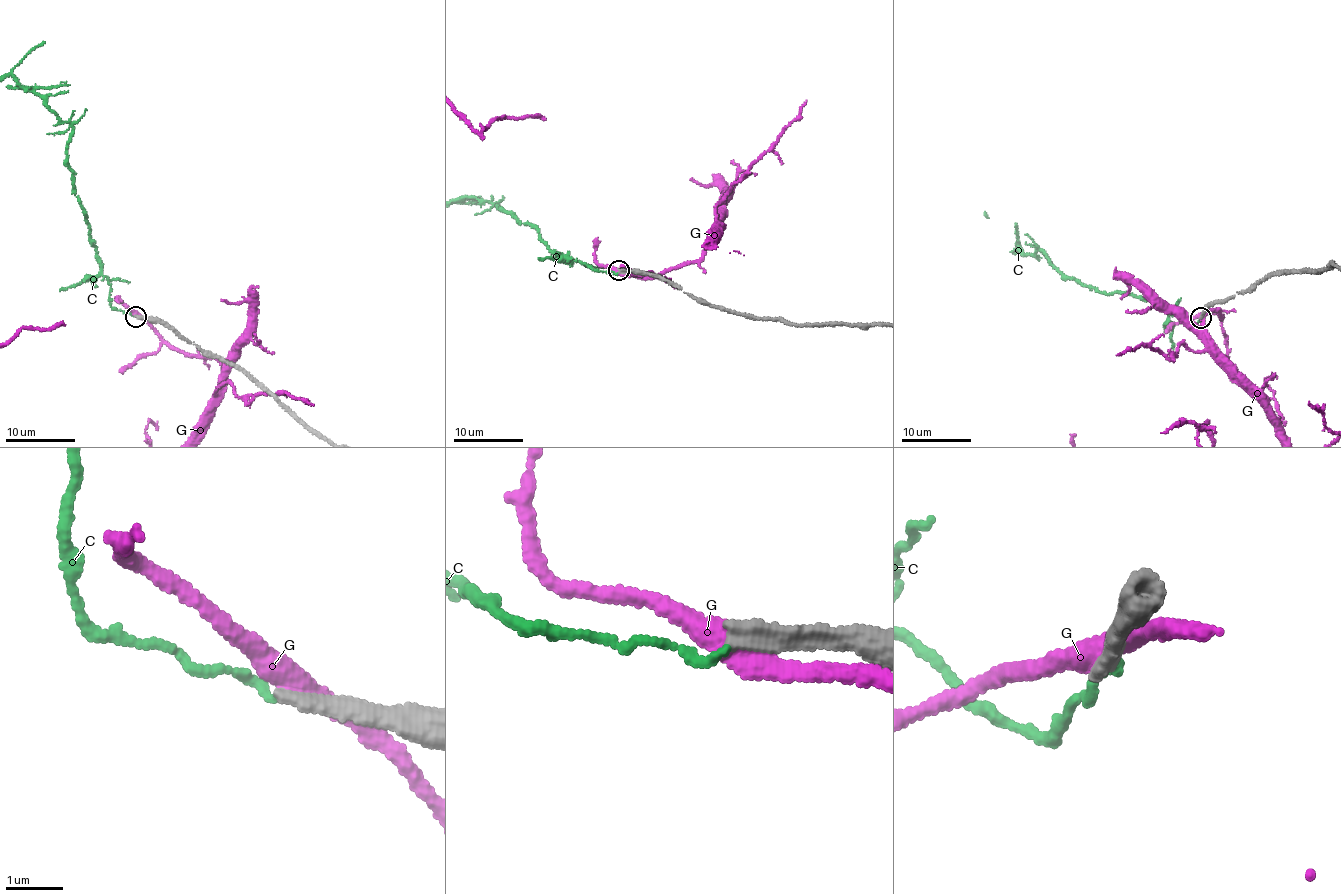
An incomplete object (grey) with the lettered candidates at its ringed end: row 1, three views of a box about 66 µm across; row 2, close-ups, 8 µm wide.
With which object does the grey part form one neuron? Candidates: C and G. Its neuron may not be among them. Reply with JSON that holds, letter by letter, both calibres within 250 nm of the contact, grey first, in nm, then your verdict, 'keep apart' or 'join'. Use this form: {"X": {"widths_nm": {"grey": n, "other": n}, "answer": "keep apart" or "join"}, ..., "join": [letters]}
{"C": {"widths_nm": {"grey": 280, "other": 140}, "answer": "keep apart"}, "G": {"widths_nm": {"grey": 360, "other": 420}, "answer": "keep apart"}, "join": []}

